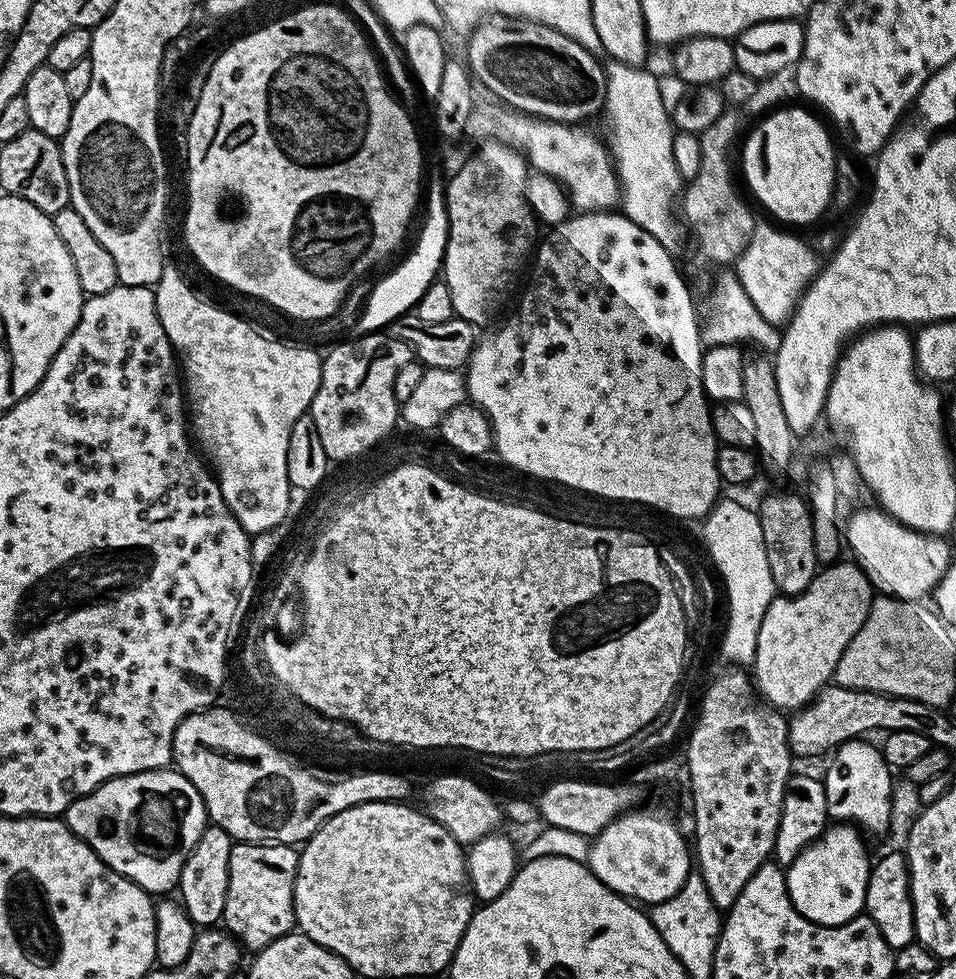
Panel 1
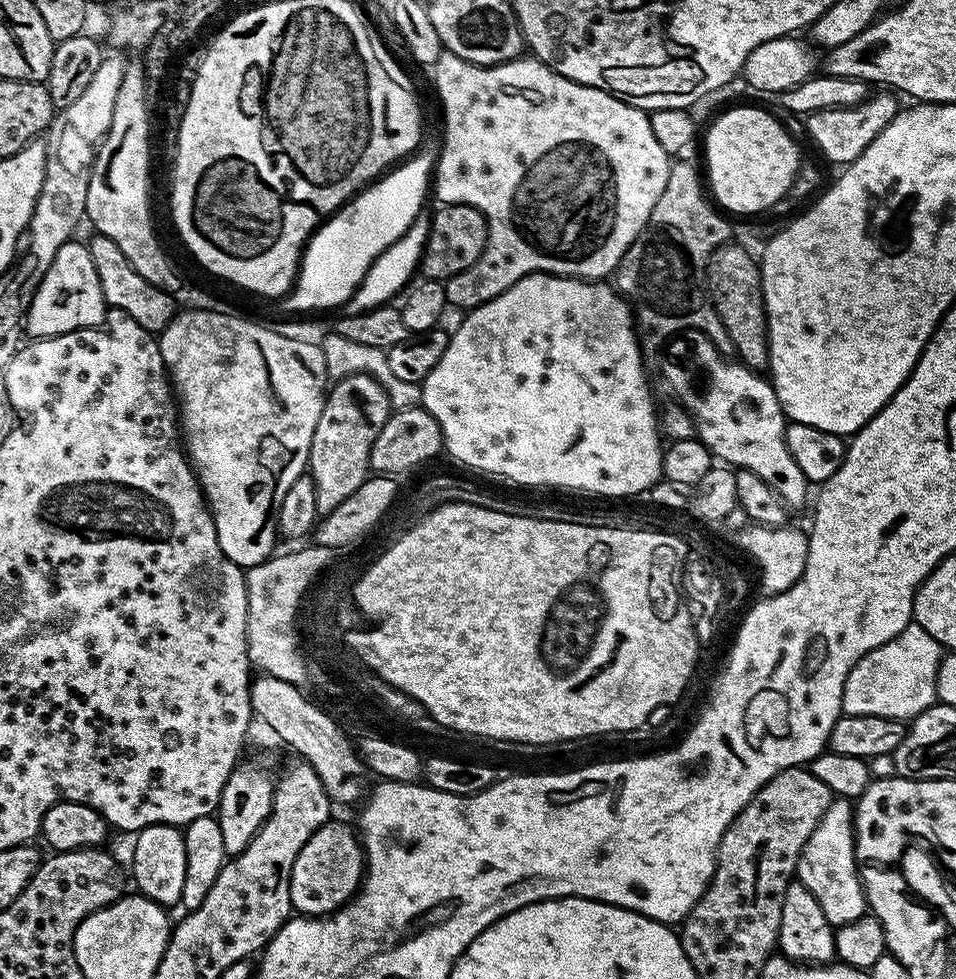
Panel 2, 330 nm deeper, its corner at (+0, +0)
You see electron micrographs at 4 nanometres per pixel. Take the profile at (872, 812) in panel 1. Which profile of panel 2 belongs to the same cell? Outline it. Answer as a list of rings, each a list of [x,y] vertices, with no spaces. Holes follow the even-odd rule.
[[[833,799],[826,814],[822,814],[822,822],[818,822],[806,846],[802,846],[794,876],[818,898],[822,914],[826,914],[833,926],[854,922],[854,918],[865,915],[864,884],[860,881],[860,865],[856,862],[856,813],[851,799]]]

